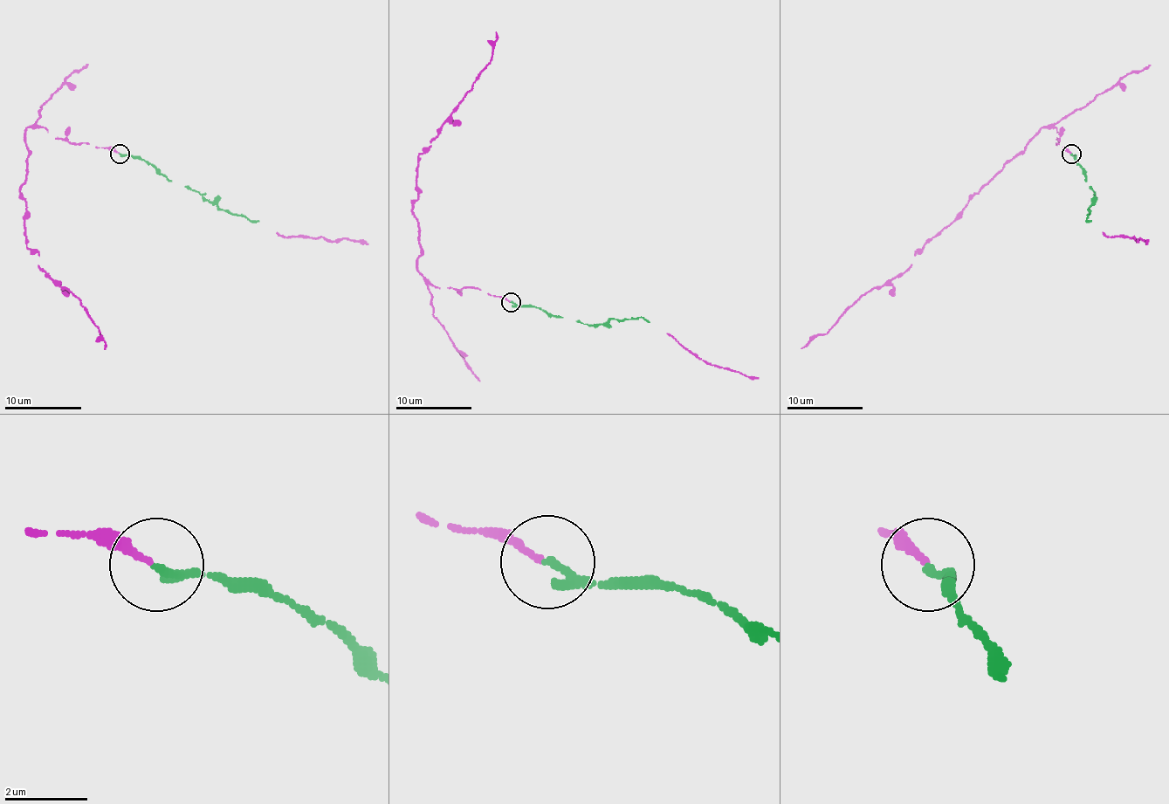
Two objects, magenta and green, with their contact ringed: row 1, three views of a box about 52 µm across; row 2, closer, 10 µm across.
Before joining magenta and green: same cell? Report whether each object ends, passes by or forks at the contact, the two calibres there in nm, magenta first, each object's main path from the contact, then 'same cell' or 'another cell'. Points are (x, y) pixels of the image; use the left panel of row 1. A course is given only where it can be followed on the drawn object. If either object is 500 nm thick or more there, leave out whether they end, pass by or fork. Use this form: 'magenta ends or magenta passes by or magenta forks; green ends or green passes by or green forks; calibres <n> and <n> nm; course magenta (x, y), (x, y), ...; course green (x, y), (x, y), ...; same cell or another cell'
magenta ends; green ends; calibres 160 and 200 nm; course magenta (119, 153), (29, 127), (27, 178), (19, 191), (25, 243), (38, 254), (38, 266), (71, 292), (104, 348); course green (119, 153), (144, 159), (171, 182), (195, 191), (221, 209), (259, 222); same cell

